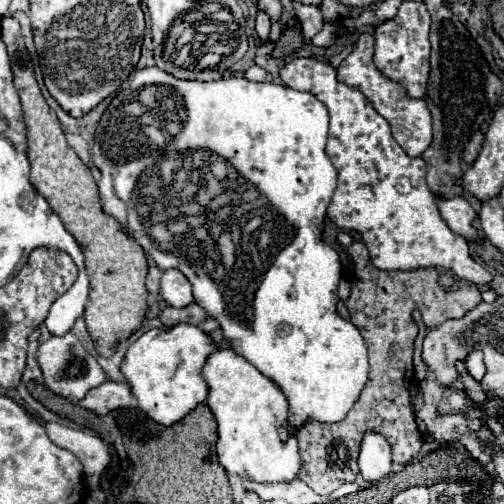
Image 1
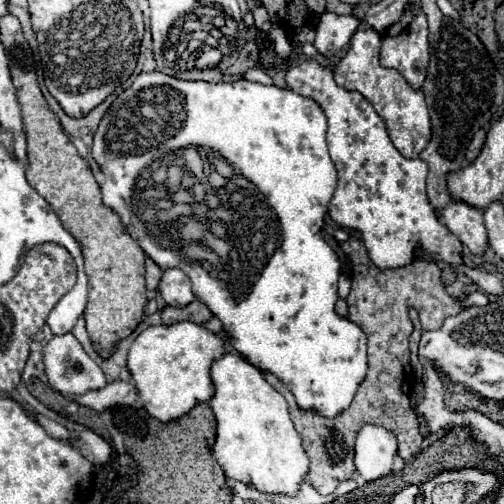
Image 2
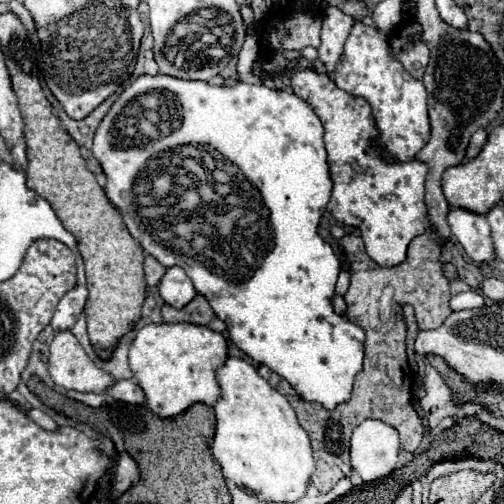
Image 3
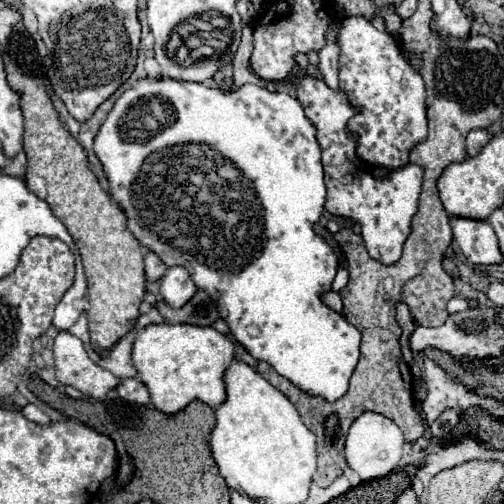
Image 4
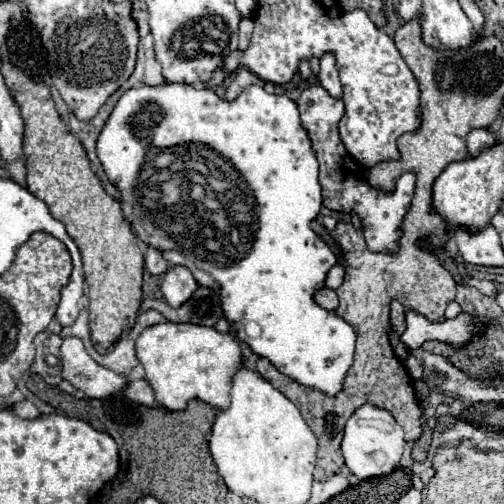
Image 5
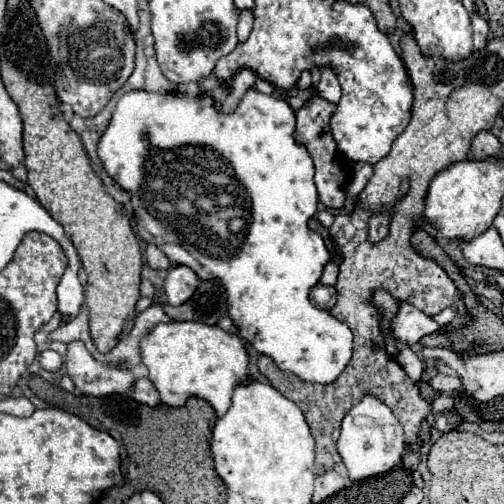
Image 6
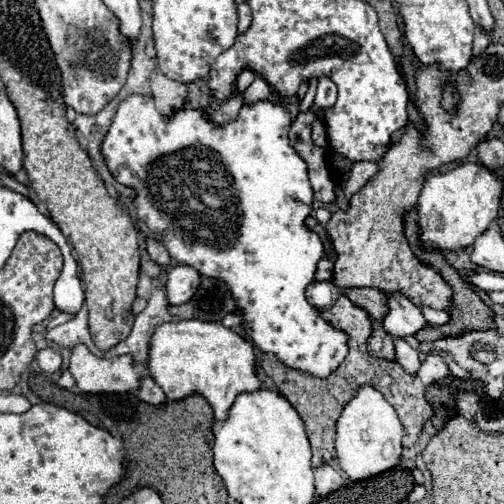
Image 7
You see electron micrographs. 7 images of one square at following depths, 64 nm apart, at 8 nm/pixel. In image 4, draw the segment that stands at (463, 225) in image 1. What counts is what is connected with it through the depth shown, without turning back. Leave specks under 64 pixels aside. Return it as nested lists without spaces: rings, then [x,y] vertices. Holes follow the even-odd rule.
[[[450,218],[454,240],[458,242],[460,250],[472,264],[496,264],[502,262],[500,248],[496,244],[496,234],[486,220],[472,220],[472,218]]]

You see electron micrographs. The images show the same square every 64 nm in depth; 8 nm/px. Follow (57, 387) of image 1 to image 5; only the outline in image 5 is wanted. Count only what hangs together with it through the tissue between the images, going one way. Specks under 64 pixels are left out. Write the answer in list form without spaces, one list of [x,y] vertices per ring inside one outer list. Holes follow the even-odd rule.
[[[62,338],[60,346],[62,380],[68,380],[74,388],[84,392],[88,398],[106,398],[124,388],[126,378],[94,362],[80,338]]]

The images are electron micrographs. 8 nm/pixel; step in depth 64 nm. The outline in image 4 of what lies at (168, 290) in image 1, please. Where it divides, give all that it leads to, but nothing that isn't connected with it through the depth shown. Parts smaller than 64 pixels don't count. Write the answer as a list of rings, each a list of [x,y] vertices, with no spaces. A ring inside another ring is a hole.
[[[172,266],[160,280],[160,294],[172,308],[182,308],[194,294],[196,286],[188,276],[188,270],[182,266]]]

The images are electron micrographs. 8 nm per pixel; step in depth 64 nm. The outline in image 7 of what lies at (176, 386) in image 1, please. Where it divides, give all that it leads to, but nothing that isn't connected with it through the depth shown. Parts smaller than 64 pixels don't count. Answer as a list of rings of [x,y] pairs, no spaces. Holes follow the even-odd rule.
[[[180,320],[160,324],[150,340],[148,370],[168,400],[174,402],[184,400],[190,394],[200,394],[212,406],[216,420],[228,416],[228,410],[240,392],[260,388],[260,380],[254,374],[252,344],[238,332],[224,328],[220,322]]]

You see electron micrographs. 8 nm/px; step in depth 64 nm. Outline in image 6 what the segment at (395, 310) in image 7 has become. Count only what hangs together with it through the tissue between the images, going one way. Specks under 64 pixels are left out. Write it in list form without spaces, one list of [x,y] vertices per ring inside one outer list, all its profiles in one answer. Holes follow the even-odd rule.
[[[404,302],[400,304],[400,310],[398,310],[396,318],[392,320],[390,328],[392,328],[396,340],[400,340],[408,346],[414,346],[420,338],[424,338],[428,334],[438,334],[438,332],[446,330],[436,320],[432,320],[430,316],[426,316],[418,308],[404,304]]]

